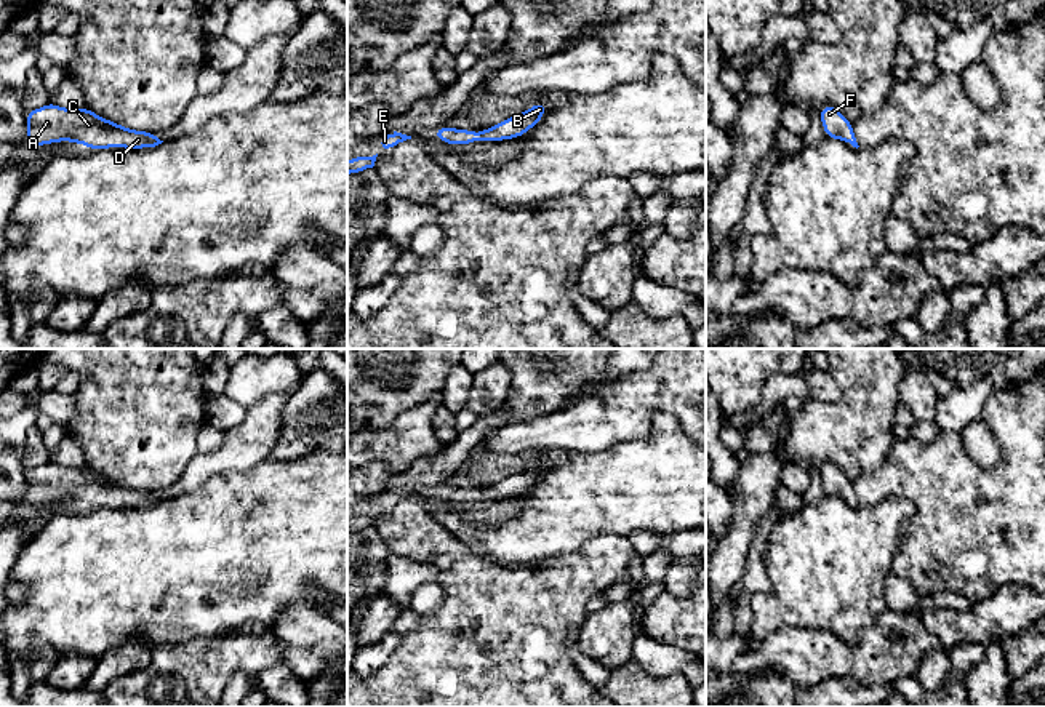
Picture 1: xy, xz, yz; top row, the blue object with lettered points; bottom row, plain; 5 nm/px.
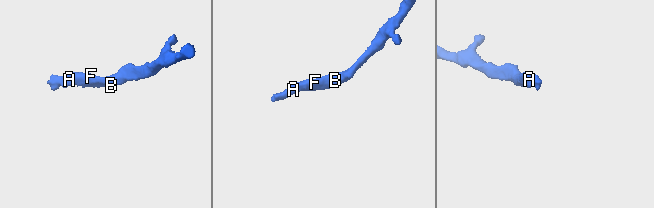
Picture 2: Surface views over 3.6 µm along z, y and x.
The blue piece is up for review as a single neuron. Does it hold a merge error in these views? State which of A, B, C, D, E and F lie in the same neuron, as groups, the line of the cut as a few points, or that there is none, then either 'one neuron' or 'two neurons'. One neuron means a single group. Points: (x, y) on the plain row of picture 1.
groups A B C D E F; cut none; one neuron

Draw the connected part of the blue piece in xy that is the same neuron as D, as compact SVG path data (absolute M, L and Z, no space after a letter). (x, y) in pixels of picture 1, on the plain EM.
M53 461L27 469L26 507L61 499L86 502L90 509L110 507L144 507L162 502L154 491L126 488L125 485L106 478L90 467L64 467Z

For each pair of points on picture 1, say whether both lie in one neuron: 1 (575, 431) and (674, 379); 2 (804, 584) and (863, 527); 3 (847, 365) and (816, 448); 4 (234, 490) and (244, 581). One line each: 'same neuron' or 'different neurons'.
1: same neuron
2: same neuron
3: same neuron
4: same neuron

